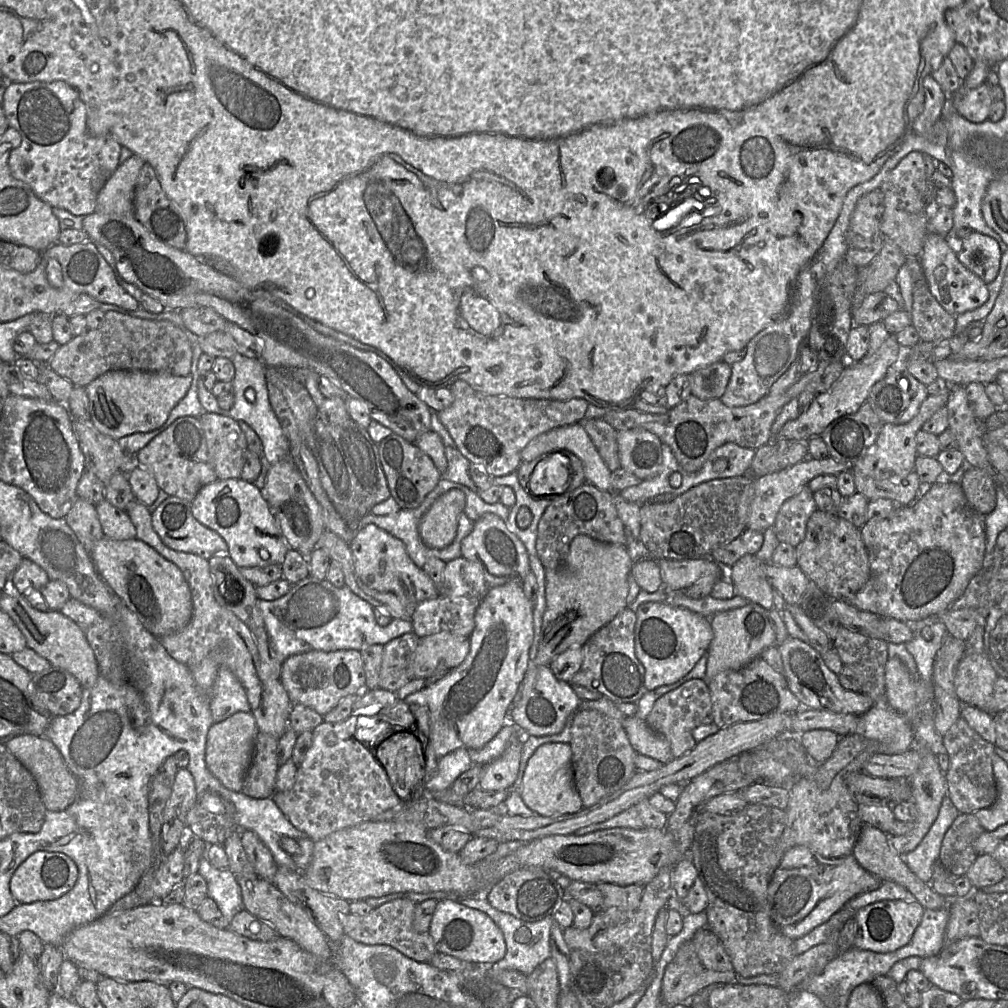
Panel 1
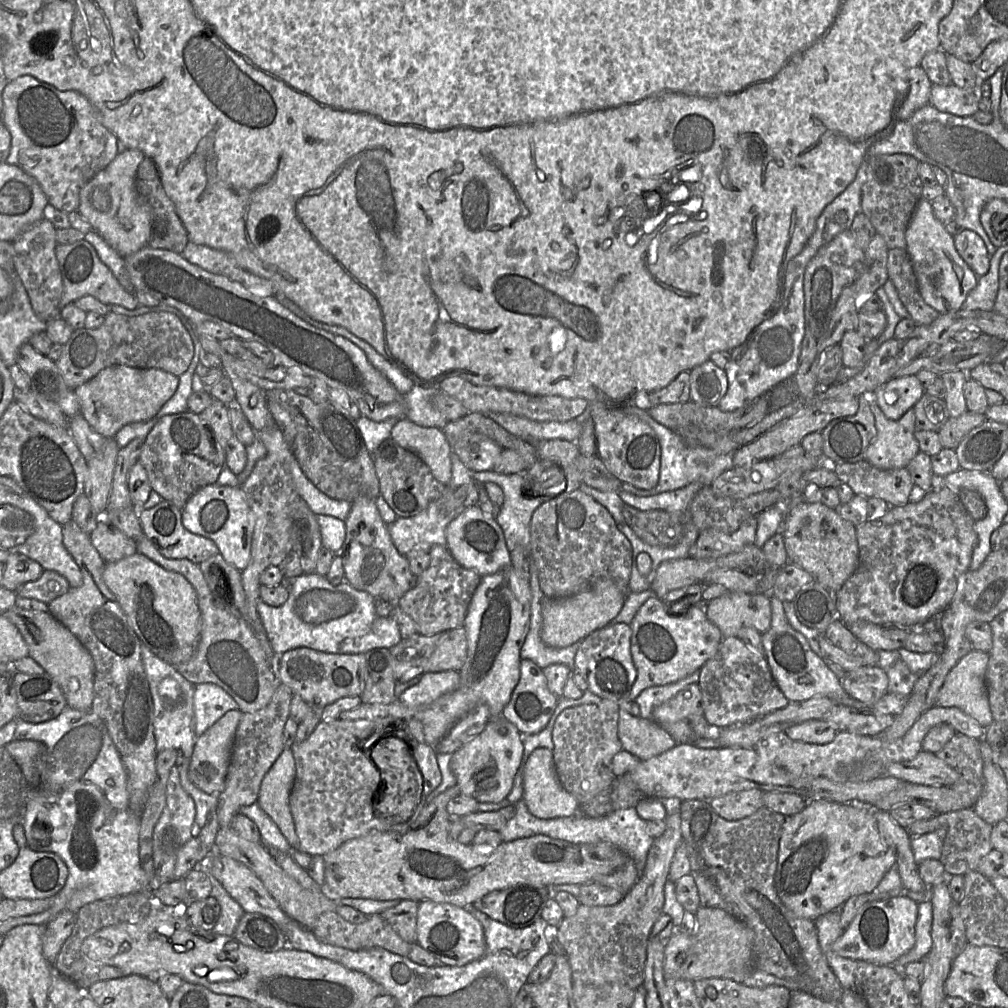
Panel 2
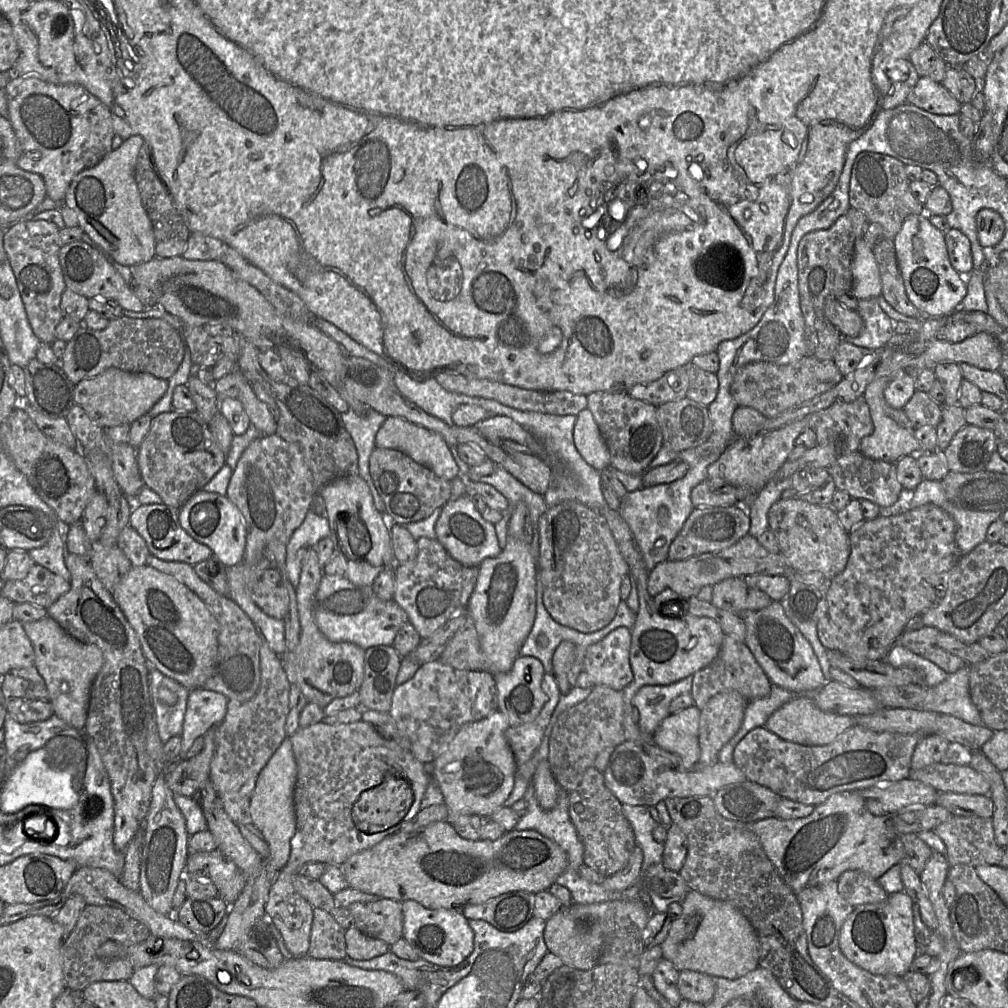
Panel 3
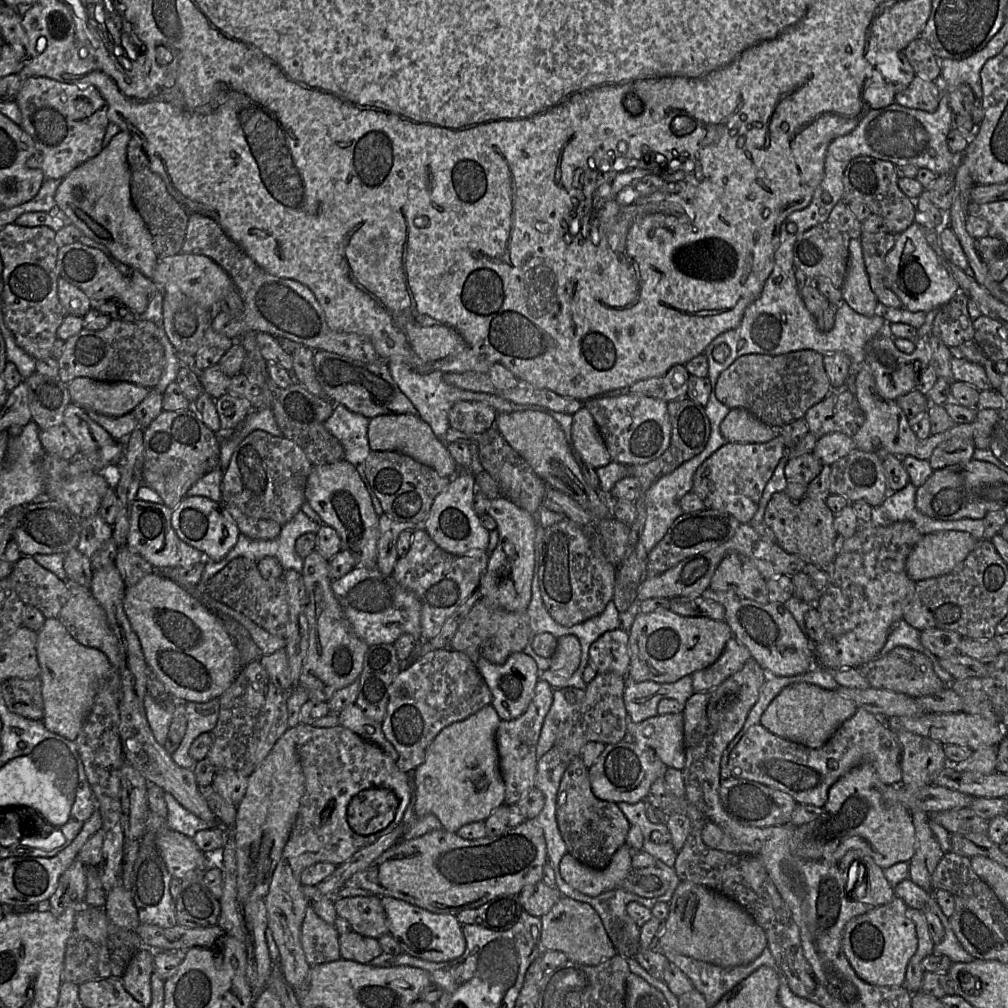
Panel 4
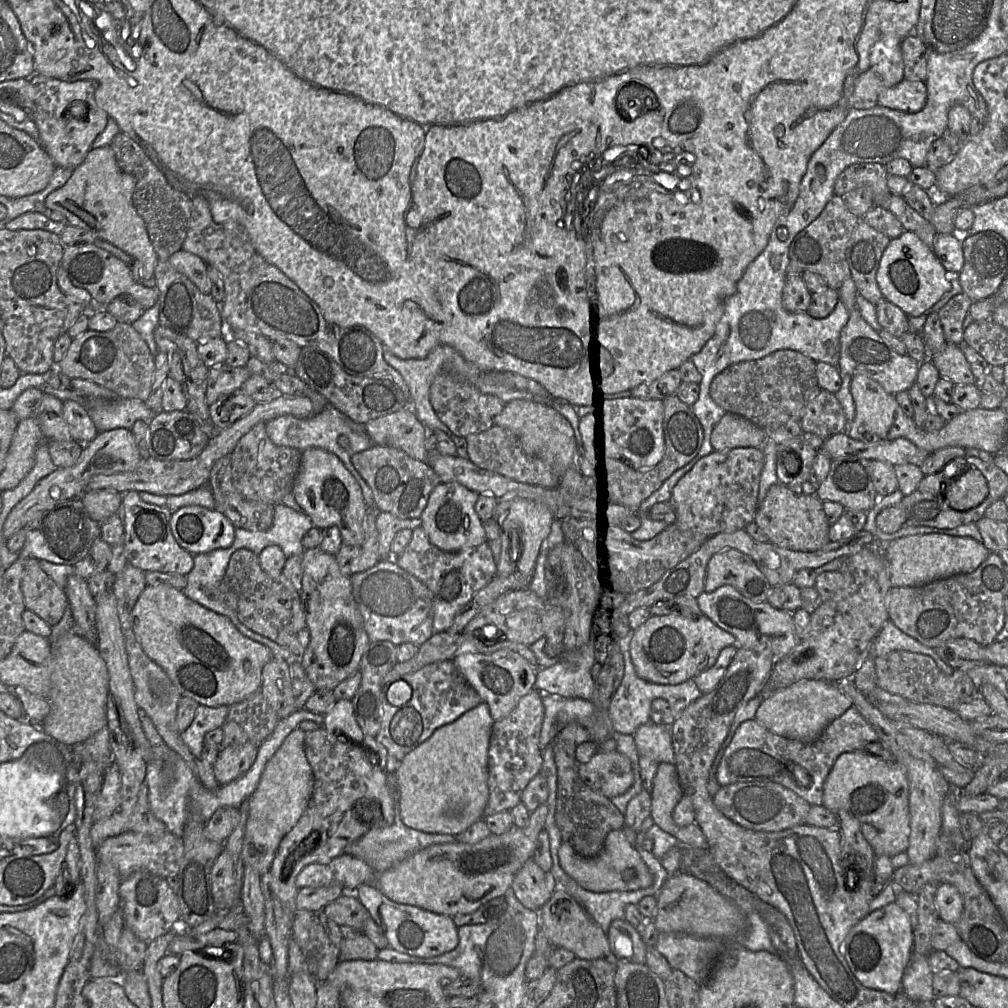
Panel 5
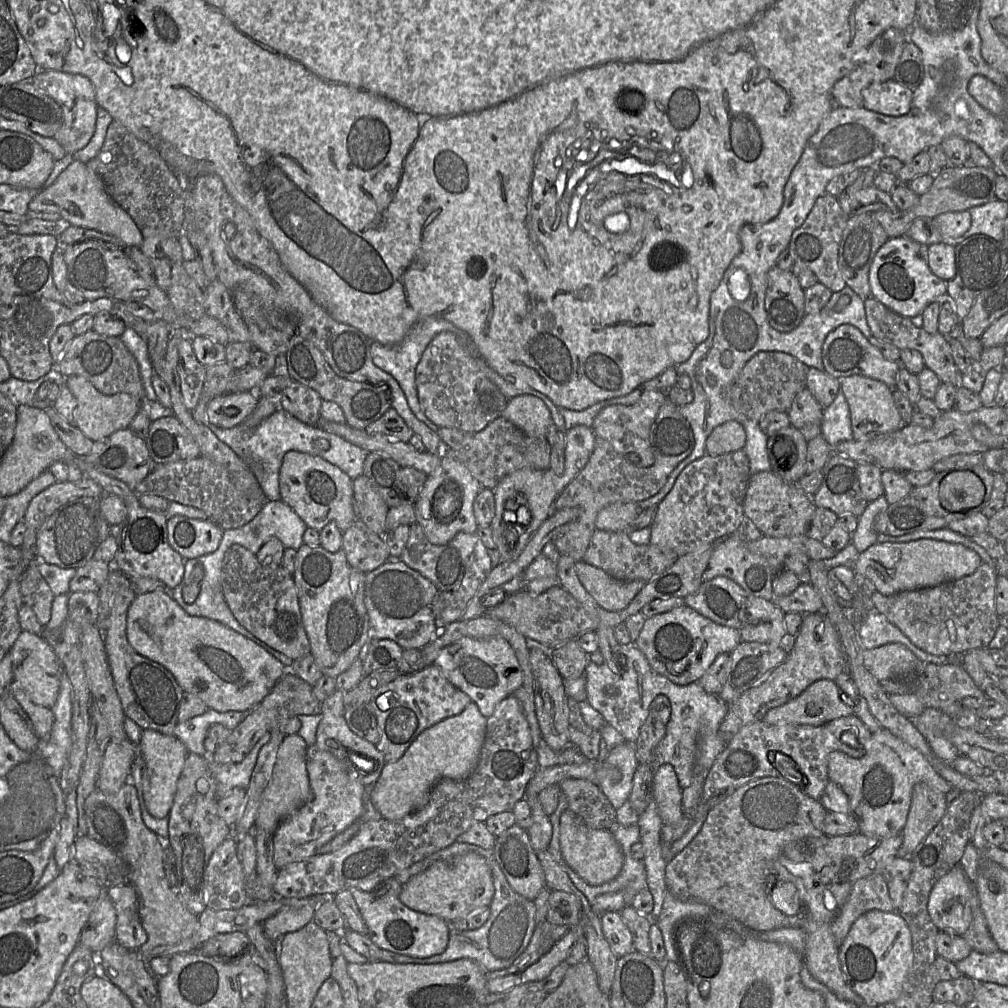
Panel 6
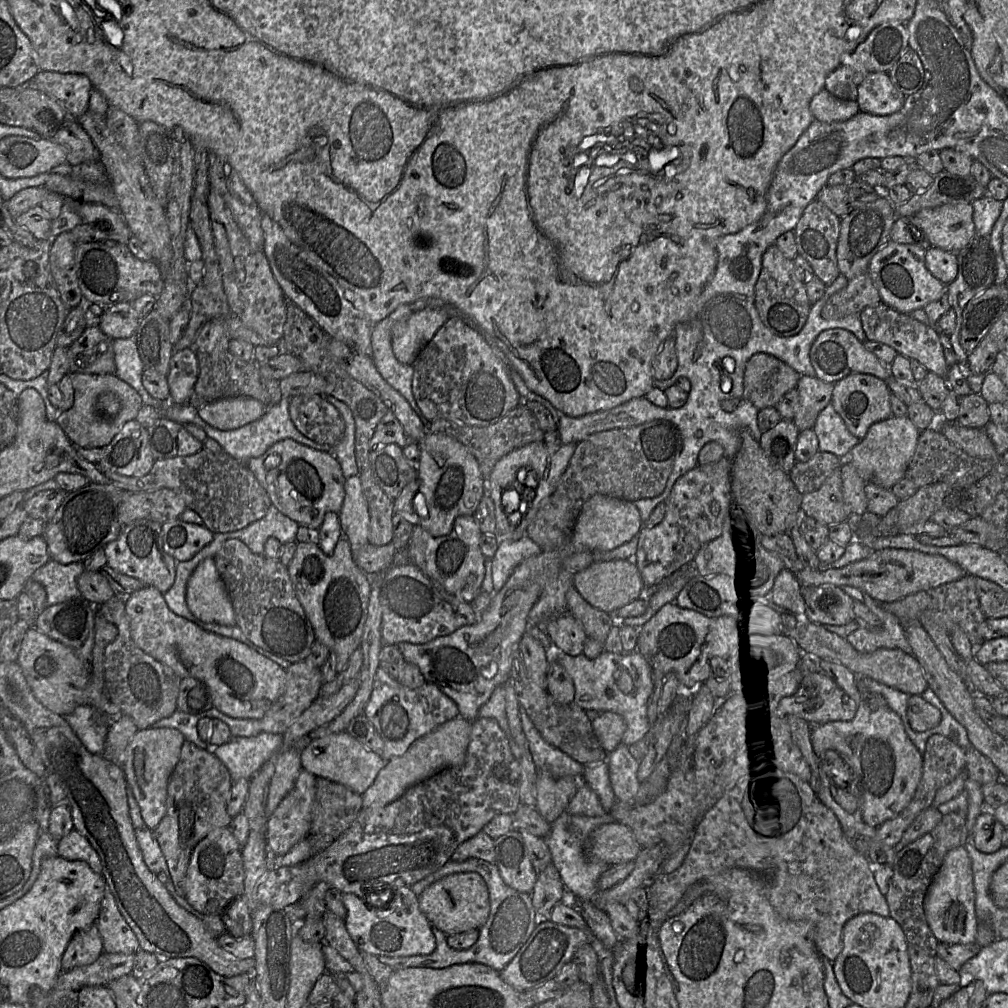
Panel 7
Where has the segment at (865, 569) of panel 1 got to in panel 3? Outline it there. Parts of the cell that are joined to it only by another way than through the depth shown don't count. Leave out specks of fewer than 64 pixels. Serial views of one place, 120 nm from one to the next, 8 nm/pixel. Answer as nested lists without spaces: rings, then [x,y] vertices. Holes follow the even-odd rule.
[[[779,499],[768,511],[768,524],[778,542],[780,553],[788,561],[791,571],[821,572],[827,580],[841,573],[850,554],[849,532],[840,524],[837,512],[831,506],[821,506],[796,499]]]

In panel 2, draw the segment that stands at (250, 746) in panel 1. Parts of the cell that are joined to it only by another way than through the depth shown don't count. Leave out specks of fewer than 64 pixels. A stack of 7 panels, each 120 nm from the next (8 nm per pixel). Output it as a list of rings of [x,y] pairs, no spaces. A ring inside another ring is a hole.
[[[239,709],[226,712],[197,738],[194,751],[189,759],[188,777],[197,788],[205,793],[220,794],[225,788],[231,751],[242,715]]]

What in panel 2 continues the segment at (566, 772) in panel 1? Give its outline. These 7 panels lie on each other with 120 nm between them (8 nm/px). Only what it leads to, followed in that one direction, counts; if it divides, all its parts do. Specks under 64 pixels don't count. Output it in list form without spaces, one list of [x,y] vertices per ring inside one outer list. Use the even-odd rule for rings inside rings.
[[[536,748],[524,765],[523,798],[529,812],[539,819],[569,817],[579,813],[579,802],[561,785],[554,766],[553,751]]]

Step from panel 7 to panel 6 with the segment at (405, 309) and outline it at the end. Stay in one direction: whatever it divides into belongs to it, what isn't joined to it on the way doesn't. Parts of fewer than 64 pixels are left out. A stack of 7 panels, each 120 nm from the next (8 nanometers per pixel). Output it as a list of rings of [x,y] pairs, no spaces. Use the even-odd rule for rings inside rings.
[[[426,318],[417,322],[411,328],[404,340],[396,346],[385,346],[377,341],[373,341],[371,344],[371,356],[373,363],[384,372],[390,374],[399,383],[413,414],[433,431],[438,431],[439,427],[425,416],[418,400],[415,384],[415,372],[417,365],[424,350],[439,333],[443,331],[450,331],[453,332],[461,341],[467,341],[469,339],[466,333],[455,327],[452,323],[445,323],[438,319],[440,318]]]

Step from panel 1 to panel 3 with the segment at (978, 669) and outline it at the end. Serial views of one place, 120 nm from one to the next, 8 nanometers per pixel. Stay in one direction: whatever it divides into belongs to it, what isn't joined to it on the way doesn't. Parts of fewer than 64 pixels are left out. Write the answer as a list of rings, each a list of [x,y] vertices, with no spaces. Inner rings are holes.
[[[967,664],[966,666],[958,669],[956,672],[947,675],[946,679],[940,684],[928,687],[928,692],[924,702],[922,703],[920,709],[915,710],[941,712],[957,717],[964,722],[973,725],[984,725],[981,715],[970,697],[969,672],[970,665]]]

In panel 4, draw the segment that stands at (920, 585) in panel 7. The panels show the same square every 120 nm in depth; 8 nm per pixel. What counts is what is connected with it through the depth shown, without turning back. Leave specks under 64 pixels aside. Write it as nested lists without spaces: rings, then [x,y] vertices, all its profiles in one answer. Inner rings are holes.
[[[961,531],[925,534],[907,557],[907,575],[917,582],[948,574],[964,561],[977,541]]]

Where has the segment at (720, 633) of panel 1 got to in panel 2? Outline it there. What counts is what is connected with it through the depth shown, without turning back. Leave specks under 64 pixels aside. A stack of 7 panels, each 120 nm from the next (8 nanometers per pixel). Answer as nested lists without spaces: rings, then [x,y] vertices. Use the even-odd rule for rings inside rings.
[[[728,591],[709,600],[704,612],[724,638],[736,637],[742,627],[752,627],[763,634],[771,625],[771,601],[763,593]]]

